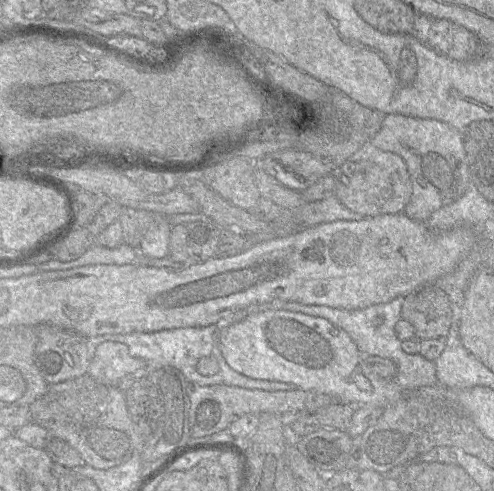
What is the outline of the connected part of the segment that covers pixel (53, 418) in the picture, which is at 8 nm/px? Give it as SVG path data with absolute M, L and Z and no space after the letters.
M88 374L50 385L47 393L29 408L32 422L45 427L56 439L67 442L95 469L112 469L128 462L133 454L142 454L144 440L136 432L125 392L101 384Z

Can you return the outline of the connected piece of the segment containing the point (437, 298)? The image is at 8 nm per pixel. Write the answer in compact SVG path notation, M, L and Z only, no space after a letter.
M429 284L404 297L401 316L414 327L419 340L446 337L452 323L451 303L440 287Z

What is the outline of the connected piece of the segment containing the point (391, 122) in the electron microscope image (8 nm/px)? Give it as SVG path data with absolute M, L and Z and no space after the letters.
M388 114L370 142L404 160L412 184L412 194L404 210L410 219L425 222L433 212L457 201L471 183L463 133L443 121Z

